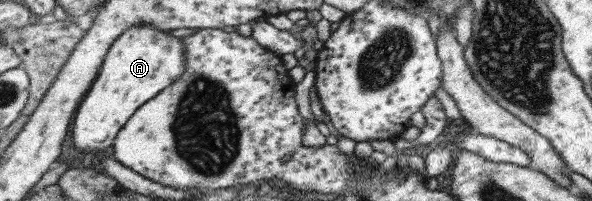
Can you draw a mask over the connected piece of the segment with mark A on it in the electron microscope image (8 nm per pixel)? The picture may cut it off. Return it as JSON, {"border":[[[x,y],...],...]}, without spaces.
{"border":[[[149,23],[131,25],[126,31],[121,32],[121,35],[115,38],[115,41],[107,49],[97,75],[83,95],[83,101],[80,101],[79,108],[75,112],[76,118],[73,118],[73,127],[71,128],[71,139],[75,149],[84,155],[90,152],[101,155],[107,147],[112,146],[116,133],[136,110],[163,88],[175,82],[183,72],[185,72],[183,37],[171,36],[169,31],[157,29]]]}

